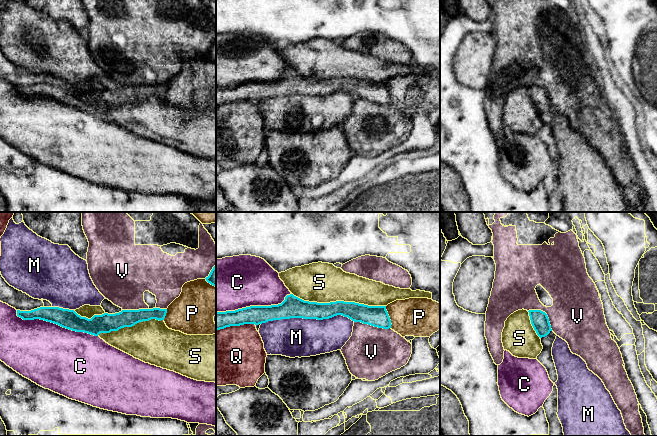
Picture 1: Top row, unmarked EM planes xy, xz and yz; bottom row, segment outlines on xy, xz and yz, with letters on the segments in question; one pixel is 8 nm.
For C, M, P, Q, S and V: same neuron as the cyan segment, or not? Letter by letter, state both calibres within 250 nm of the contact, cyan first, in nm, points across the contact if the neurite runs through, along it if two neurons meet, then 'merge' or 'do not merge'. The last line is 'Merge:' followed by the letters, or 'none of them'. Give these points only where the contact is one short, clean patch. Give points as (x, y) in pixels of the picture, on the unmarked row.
C: calibres 160 and 500 nm; do not merge
M: calibres 180 and 320 nm; do not merge
P: calibres 170 and 320 nm; do not merge
Q: calibres 150 and 480 nm; do not merge
S: calibres 150 and 320 nm; do not merge
V: calibres 170 and 420 nm; do not merge
Merge: none of them

